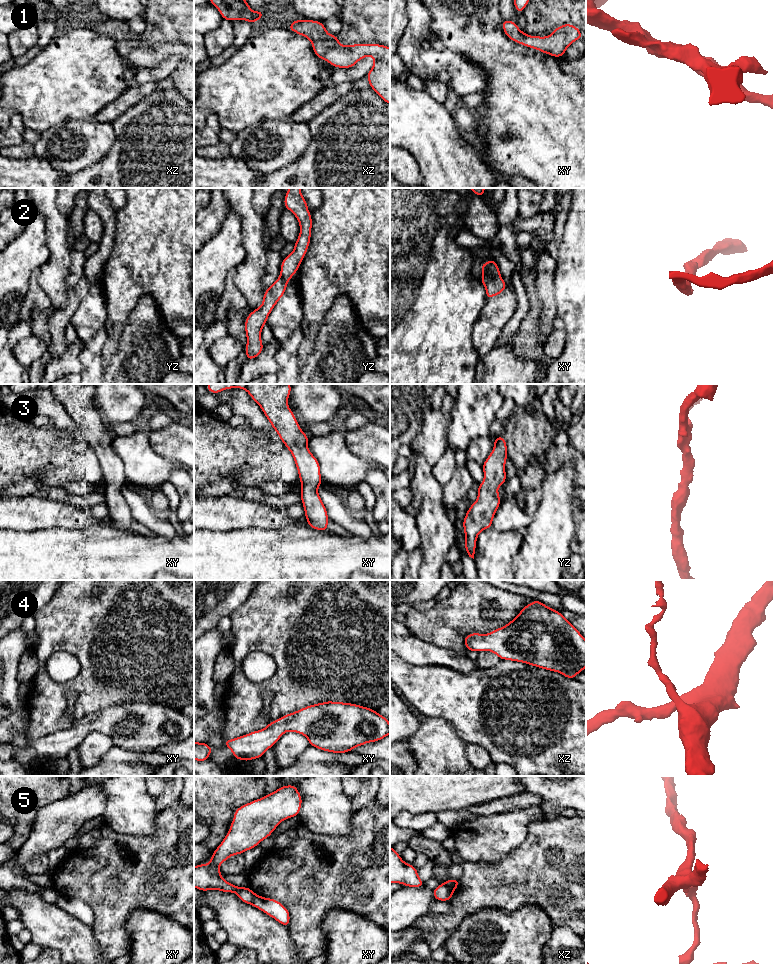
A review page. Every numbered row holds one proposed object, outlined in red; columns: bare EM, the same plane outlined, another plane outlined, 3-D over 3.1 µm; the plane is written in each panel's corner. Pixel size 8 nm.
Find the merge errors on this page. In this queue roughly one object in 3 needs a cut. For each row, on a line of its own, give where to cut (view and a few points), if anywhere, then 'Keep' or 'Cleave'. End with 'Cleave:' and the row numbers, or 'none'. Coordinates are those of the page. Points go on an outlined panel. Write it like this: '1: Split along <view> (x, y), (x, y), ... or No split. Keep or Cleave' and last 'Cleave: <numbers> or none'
1: No split. Keep
2: No split. Keep
3: No split. Keep
4: No split. Keep
5: Split along xy (256, 894), (251, 904). Cleave
Cleave: 5

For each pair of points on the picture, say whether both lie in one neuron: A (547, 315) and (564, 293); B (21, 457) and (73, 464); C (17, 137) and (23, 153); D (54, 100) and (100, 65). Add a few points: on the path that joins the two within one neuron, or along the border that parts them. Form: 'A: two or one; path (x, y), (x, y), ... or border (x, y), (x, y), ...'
A: two; border (553, 280), (557, 316)
B: one; path (34, 457), (60, 457)
C: two; border (23, 141), (10, 146)
D: one; path (65, 89), (82, 72), (89, 71)

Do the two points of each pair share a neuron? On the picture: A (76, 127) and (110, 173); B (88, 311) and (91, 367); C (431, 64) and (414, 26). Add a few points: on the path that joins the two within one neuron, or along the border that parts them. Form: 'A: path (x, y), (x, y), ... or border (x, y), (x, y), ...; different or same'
A: border (114, 141), (110, 150), (100, 160), (79, 171); different
B: border (103, 325), (83, 348); different
C: path (420, 59), (410, 49), (409, 37); same

